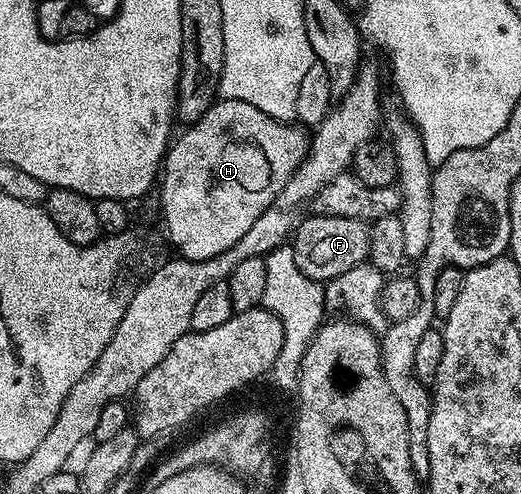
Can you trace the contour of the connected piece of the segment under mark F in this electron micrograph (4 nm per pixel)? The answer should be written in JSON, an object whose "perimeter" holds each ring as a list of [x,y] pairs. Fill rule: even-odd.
{"perimeter":[[[313,213],[310,216],[310,219],[309,216],[302,218],[291,236],[295,265],[299,265],[299,269],[303,269],[307,277],[328,281],[368,260],[369,227],[362,220],[331,217],[320,213]]]}

